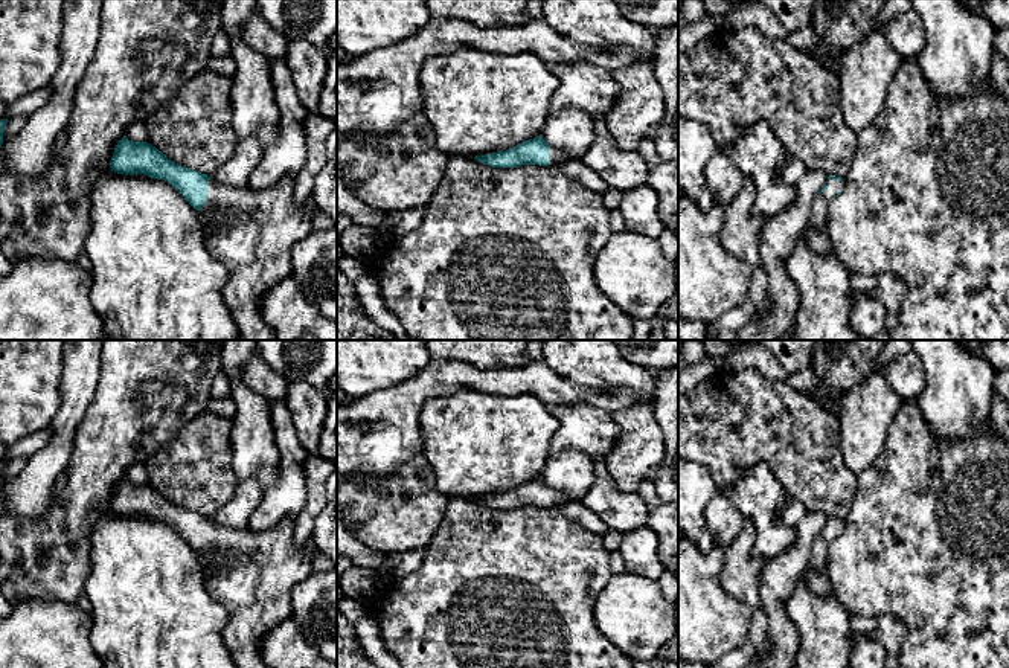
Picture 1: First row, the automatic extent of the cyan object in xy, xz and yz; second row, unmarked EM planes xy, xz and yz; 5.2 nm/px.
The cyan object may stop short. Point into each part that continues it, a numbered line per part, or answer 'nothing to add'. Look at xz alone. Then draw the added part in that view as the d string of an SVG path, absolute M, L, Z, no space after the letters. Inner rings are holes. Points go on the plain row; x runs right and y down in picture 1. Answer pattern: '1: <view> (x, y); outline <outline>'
1: xz (557, 497); outline M550 488L550 506L558 506L567 502L572 502L572 499L565 493Z

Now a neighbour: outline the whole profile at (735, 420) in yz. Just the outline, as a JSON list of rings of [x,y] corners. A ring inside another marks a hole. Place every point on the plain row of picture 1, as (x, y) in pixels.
[[[719,365],[713,377],[701,381],[687,398],[678,400],[678,456],[706,465],[719,491],[729,491],[748,470],[767,462],[785,493],[797,499],[806,512],[825,512],[828,517],[844,520],[857,494],[857,474],[844,462],[841,433],[838,416],[808,393],[785,381],[770,380],[753,368],[733,371]]]

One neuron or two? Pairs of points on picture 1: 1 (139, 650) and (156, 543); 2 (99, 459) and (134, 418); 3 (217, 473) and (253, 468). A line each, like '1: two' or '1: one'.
1: one
2: one
3: two

